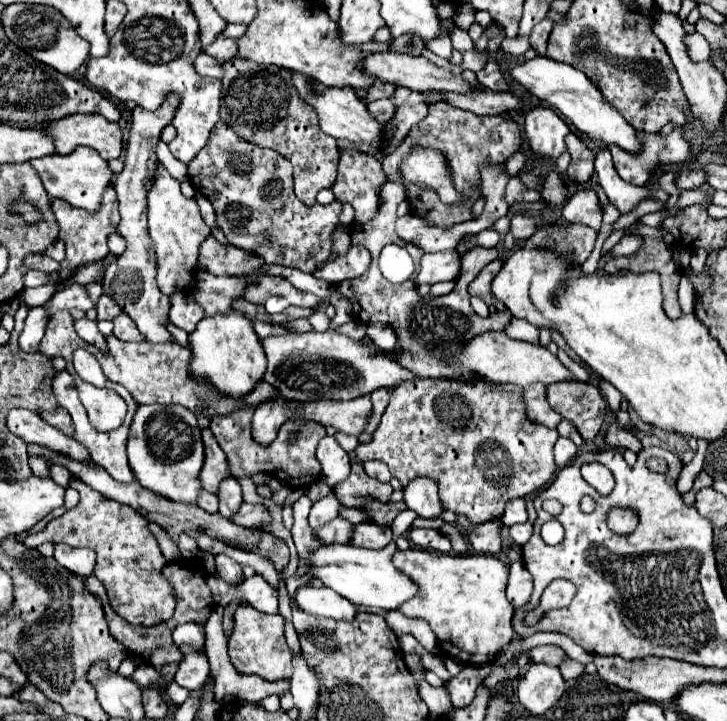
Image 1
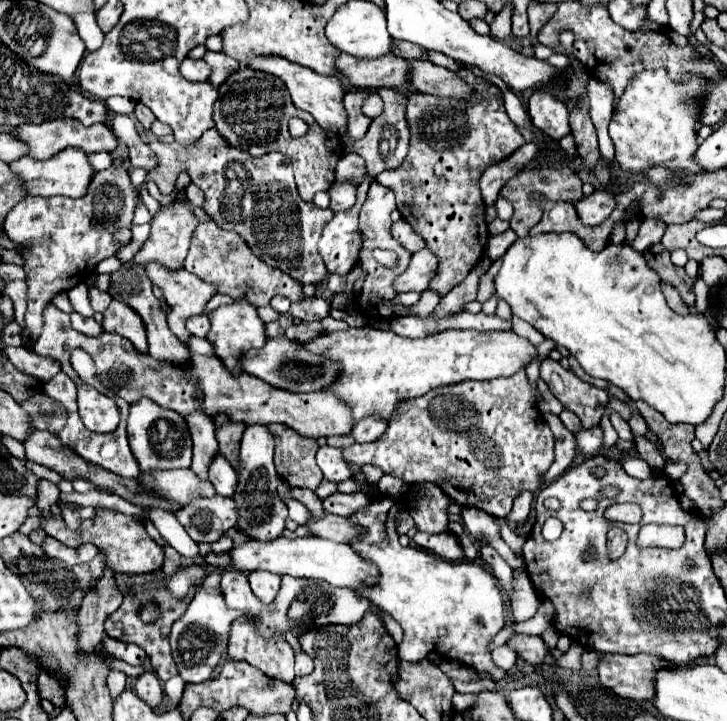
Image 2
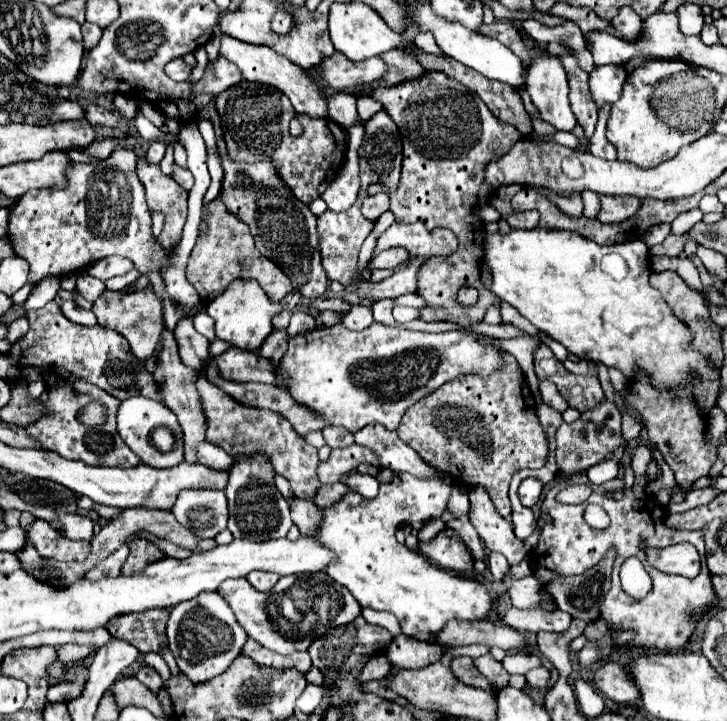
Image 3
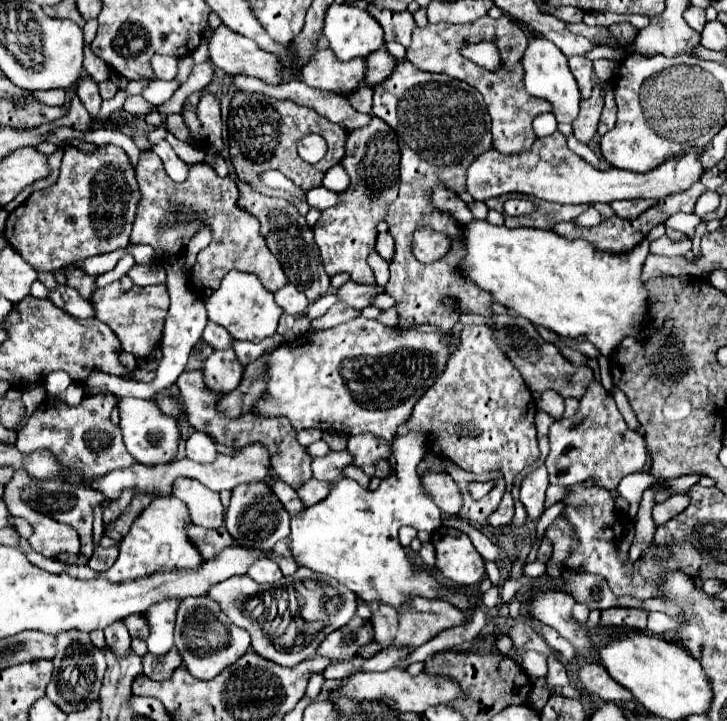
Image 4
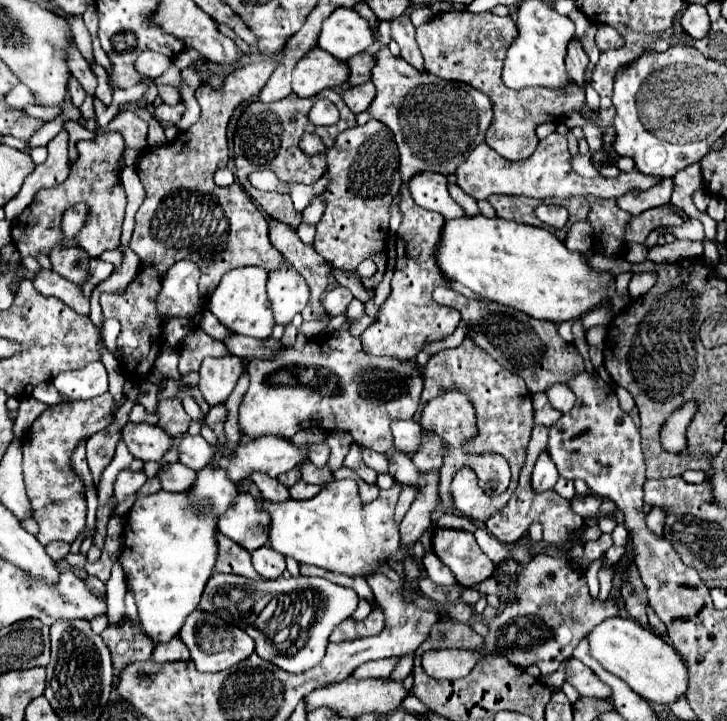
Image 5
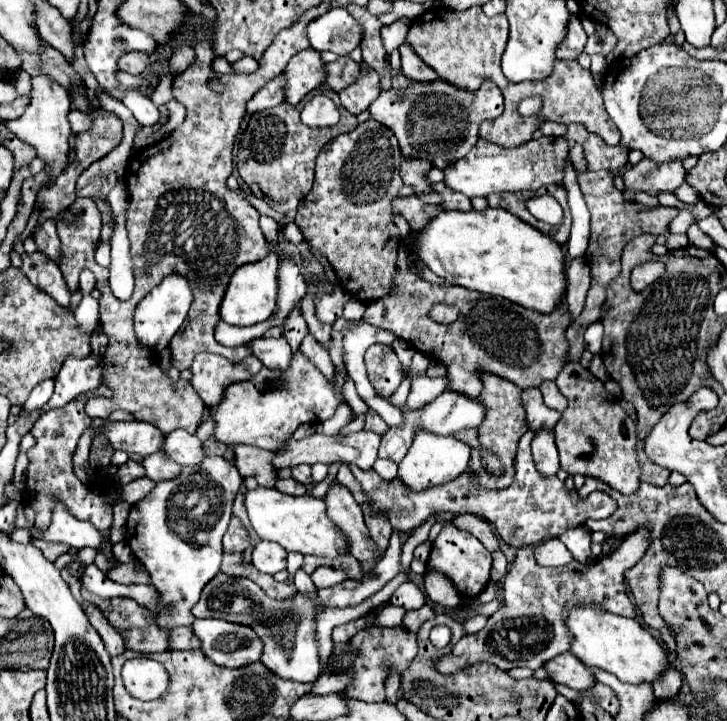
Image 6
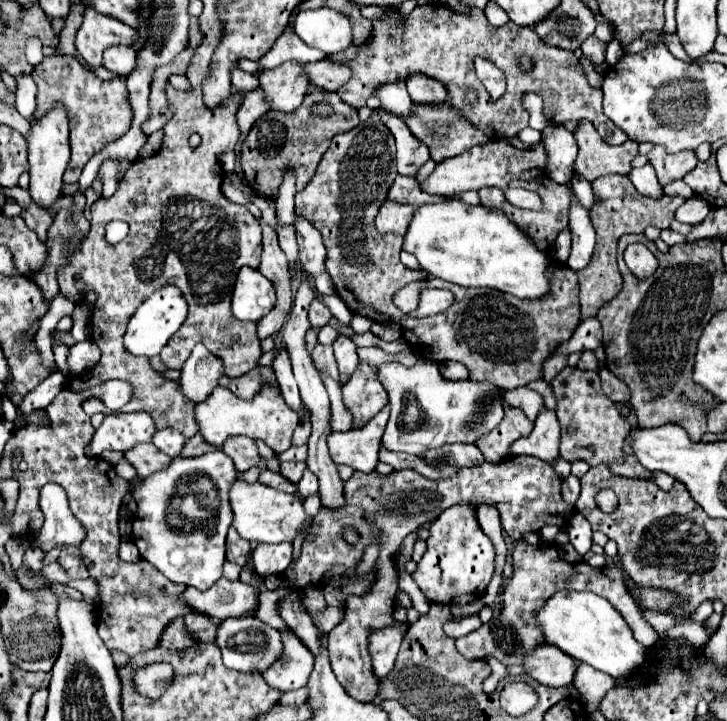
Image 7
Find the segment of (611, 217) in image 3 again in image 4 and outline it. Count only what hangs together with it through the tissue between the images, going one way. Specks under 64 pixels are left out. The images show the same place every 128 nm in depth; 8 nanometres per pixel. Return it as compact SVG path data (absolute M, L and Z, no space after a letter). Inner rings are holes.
M618 200L618 202L612 202L610 206L614 208L614 212L620 218L632 220L632 218L640 216L640 212L652 208L652 204L658 204L658 200Z

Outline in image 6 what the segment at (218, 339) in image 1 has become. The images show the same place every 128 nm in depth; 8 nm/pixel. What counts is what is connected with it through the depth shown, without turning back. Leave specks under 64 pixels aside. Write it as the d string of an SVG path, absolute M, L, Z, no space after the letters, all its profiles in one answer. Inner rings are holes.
M268 242L268 256L264 260L244 264L232 274L224 300L220 304L222 320L234 326L252 326L268 320L276 310L276 290L278 290L276 272L278 272L278 252L276 246Z

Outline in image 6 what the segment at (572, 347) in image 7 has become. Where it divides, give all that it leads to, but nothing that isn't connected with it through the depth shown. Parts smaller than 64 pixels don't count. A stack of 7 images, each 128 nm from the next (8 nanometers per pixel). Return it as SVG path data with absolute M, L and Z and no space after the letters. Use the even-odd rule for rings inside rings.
M594 322L586 328L586 350L598 354L600 346L602 346L602 324Z

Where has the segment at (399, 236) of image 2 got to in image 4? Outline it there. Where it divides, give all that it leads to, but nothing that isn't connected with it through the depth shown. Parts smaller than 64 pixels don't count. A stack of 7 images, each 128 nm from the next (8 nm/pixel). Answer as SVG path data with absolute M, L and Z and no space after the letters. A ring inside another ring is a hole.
M422 228L414 232L412 239L412 251L419 262L434 262L446 254L450 246L448 236L440 232L432 232L428 228ZM376 250L370 253L368 264L374 272L377 285L384 287L390 277L389 264L385 263L382 258L377 258Z

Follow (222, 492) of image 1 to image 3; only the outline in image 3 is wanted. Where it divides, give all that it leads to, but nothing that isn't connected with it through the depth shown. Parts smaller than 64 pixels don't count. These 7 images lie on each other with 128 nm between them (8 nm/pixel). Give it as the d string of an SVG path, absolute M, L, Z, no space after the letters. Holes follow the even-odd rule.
M200 442L196 448L196 458L200 464L210 466L214 470L228 470L232 466L232 458L230 454L226 454L222 448L218 448L212 442Z

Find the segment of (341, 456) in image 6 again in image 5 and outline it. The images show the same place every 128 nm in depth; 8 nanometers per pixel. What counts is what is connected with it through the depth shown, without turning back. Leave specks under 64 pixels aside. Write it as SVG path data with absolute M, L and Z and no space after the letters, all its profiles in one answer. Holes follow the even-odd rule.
M262 436L262 438L256 438L256 440L250 440L246 446L244 444L238 444L236 452L234 452L234 458L226 458L226 456L220 456L214 466L220 466L228 472L230 480L232 482L240 482L244 478L250 478L250 474L256 470L256 472L266 472L268 476L276 478L278 474L282 472L288 472L292 468L296 468L298 464L304 464L308 462L308 448L310 444L296 444L292 442L290 438L280 438L280 436ZM360 446L360 454L362 454L362 460L366 462L366 466L374 468L376 472L388 472L388 460L386 460L386 454L372 452L372 448L364 448L364 446Z

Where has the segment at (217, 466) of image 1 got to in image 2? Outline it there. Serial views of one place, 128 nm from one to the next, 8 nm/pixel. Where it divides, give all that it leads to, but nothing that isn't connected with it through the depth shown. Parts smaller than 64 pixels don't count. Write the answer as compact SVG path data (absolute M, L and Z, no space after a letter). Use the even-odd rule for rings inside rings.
M202 410L190 412L184 416L190 436L192 436L192 470L198 474L198 478L208 478L208 464L218 452L216 448L216 432L212 430L212 416L208 416Z

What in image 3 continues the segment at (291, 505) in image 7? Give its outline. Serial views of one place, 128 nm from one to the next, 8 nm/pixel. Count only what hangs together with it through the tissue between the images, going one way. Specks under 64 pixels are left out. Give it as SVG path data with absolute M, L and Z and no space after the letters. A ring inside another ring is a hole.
M394 472L392 482L380 484L376 498L364 498L348 488L336 504L322 508L322 520L314 534L324 548L332 550L336 560L328 564L326 574L346 586L360 606L374 610L390 610L406 636L434 642L434 634L444 628L450 618L486 620L492 598L476 580L452 574L432 566L426 556L396 542L398 524L412 524L440 518L446 510L450 484L438 478L420 480L406 472Z

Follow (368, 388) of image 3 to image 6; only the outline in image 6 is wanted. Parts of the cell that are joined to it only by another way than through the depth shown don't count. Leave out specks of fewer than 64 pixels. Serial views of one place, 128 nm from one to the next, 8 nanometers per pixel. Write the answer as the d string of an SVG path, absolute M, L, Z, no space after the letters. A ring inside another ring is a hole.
M296 352L286 372L262 368L254 378L230 384L224 390L222 402L216 404L216 408L210 408L210 418L216 424L214 436L224 444L232 446L244 442L264 450L278 450L292 438L300 424L324 422L336 412L336 406L342 400L342 376L336 372L332 388L316 366L306 356ZM368 410L368 414L366 414L366 430L372 430L376 434L384 434L388 430L388 424L384 424L382 418L376 412Z

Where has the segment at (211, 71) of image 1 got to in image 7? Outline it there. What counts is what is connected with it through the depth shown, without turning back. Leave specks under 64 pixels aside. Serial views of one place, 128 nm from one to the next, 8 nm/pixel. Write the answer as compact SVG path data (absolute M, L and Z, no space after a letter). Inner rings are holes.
M112 46L104 52L102 66L114 74L130 74L136 62L136 52L132 46Z

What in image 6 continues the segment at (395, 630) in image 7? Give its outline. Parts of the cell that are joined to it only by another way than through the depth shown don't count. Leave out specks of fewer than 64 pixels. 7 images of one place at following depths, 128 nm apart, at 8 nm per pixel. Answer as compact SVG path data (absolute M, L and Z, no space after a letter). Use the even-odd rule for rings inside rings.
M392 670L388 675L388 684L386 684L386 696L388 696L388 702L396 704L398 702L397 692L400 688L400 676L396 671Z

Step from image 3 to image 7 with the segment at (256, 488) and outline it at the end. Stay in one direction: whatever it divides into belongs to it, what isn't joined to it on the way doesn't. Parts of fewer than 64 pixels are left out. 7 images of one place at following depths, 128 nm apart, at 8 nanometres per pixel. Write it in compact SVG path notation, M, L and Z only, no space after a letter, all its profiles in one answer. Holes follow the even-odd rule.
M234 528L228 530L228 540L226 540L226 560L228 562L234 562L238 566L246 566L248 560L250 560L250 542L248 540L242 540L238 536L238 532Z

